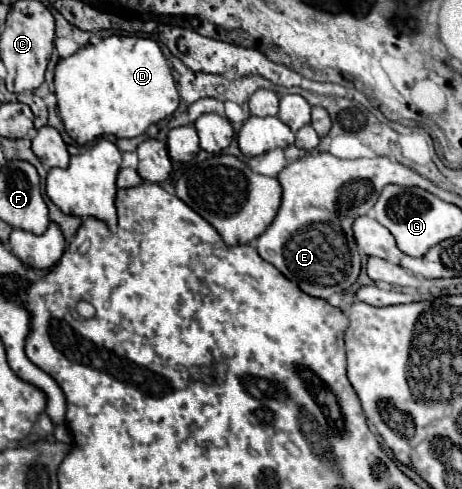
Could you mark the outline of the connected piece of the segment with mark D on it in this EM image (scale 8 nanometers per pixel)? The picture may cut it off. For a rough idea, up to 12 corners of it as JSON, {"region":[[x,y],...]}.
{"region":[[109,36],[59,60],[77,144],[179,106],[159,44]]}

